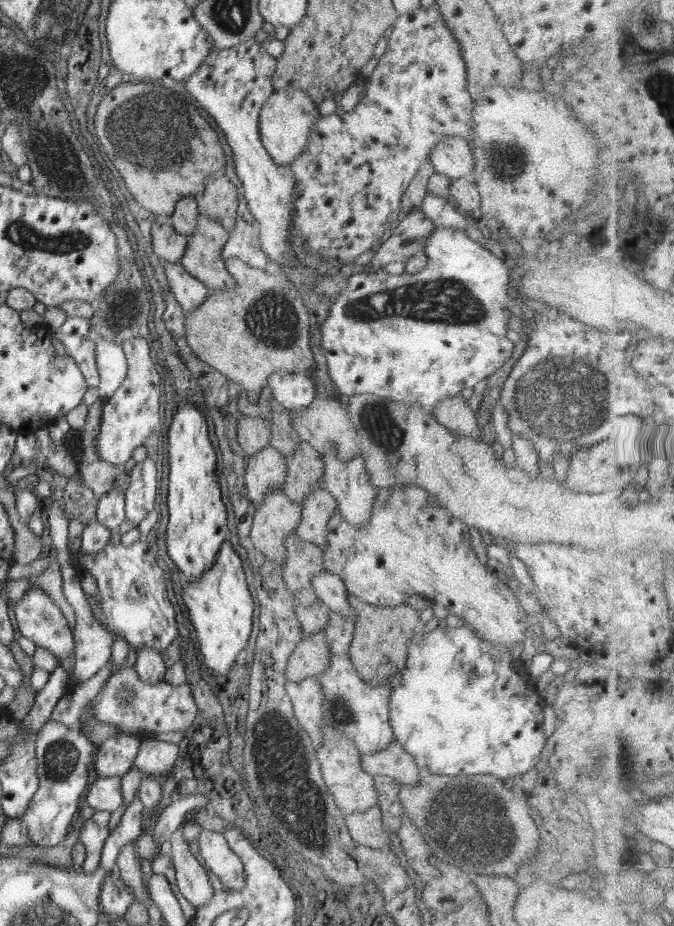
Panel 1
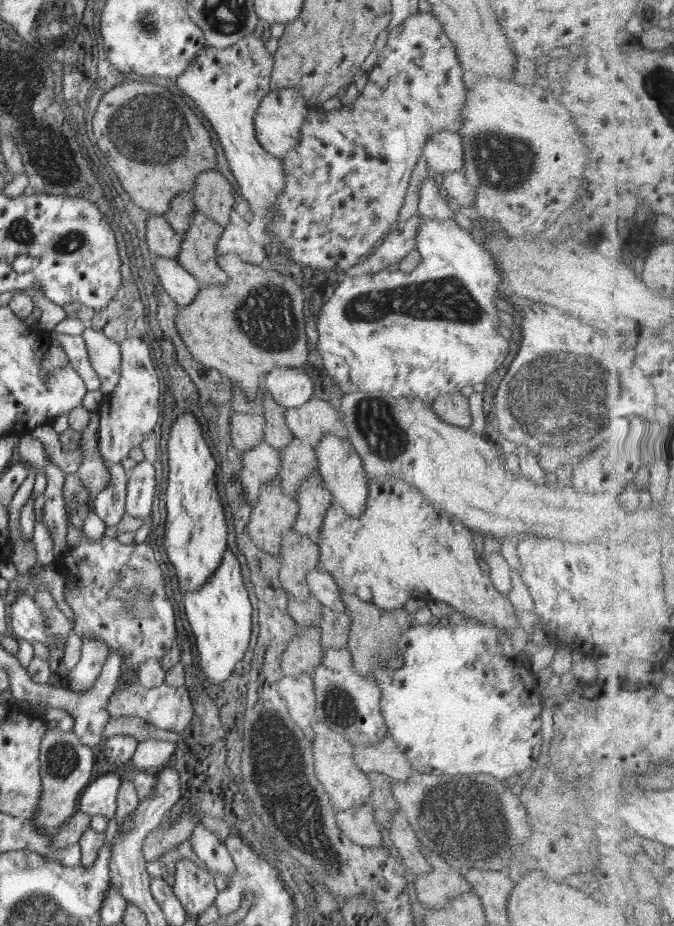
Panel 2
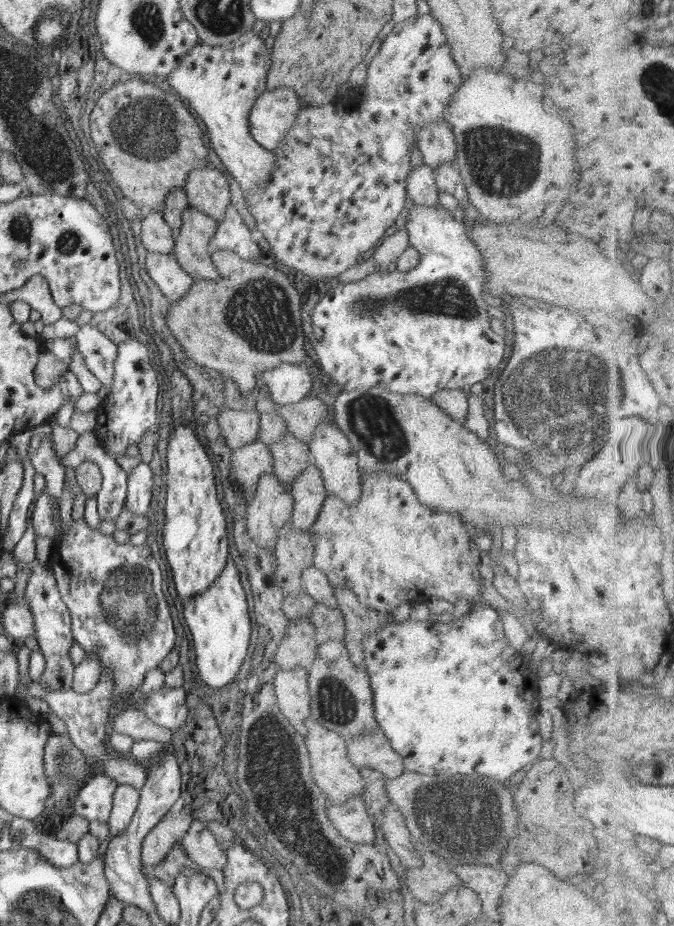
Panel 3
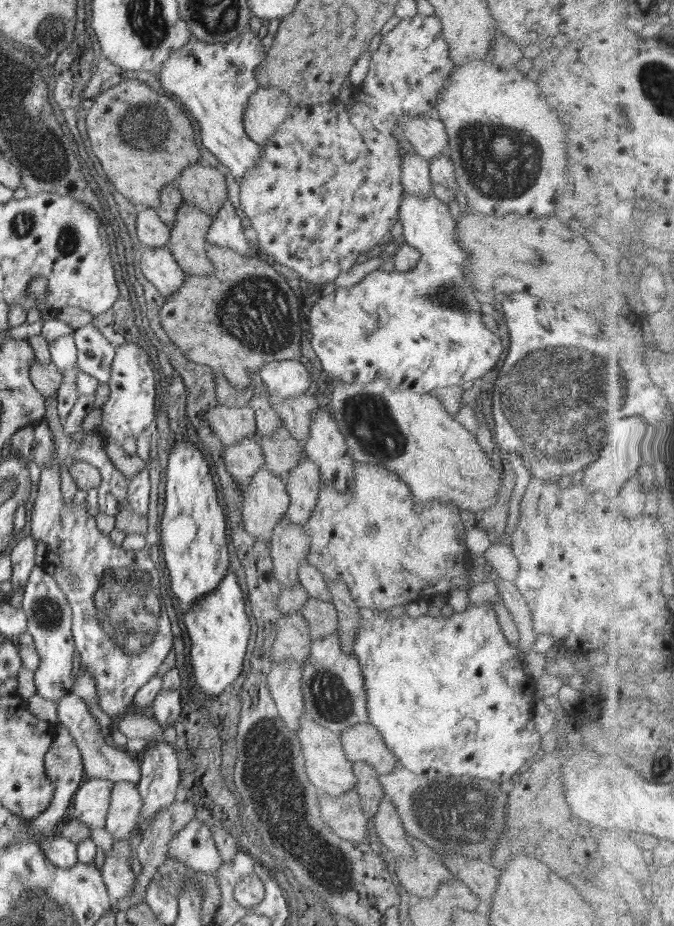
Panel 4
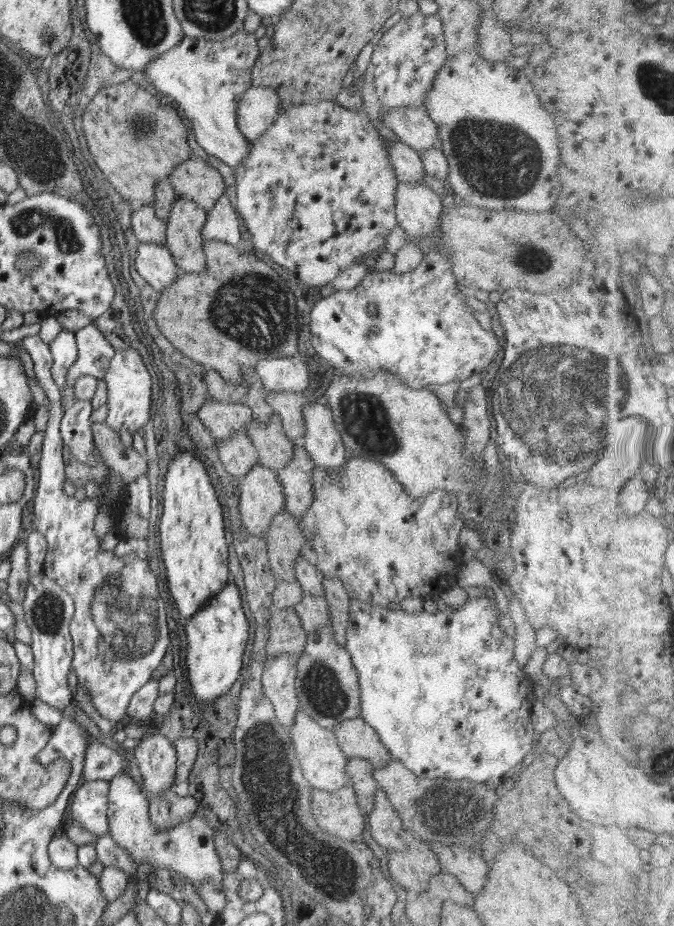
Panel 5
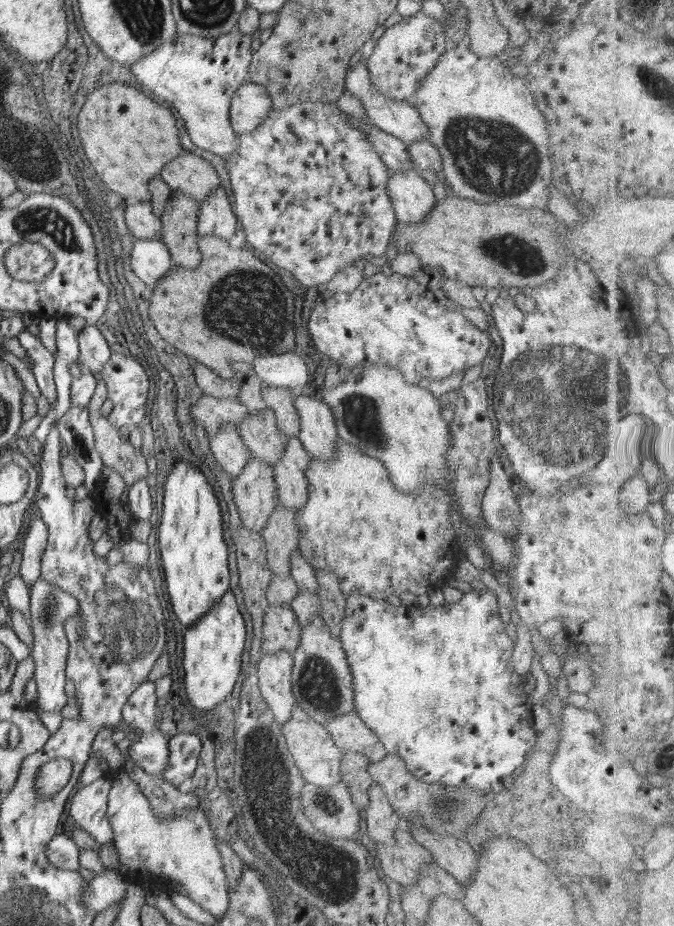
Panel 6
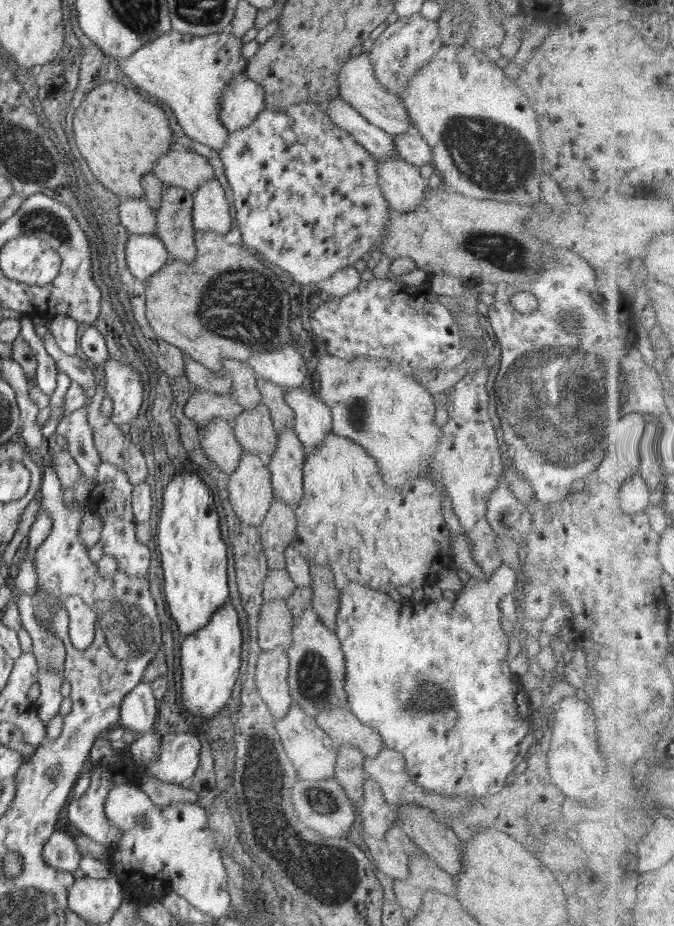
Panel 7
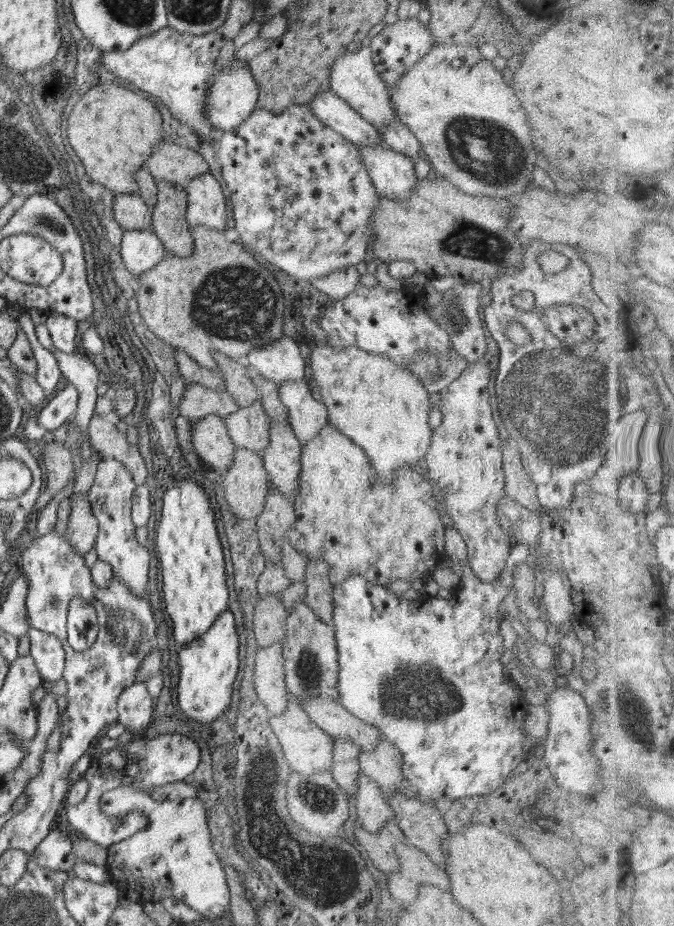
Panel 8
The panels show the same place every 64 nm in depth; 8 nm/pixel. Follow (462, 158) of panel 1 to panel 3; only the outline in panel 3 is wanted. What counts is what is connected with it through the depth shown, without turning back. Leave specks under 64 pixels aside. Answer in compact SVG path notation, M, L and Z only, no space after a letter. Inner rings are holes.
M432 123L421 126L415 137L417 138L415 146L422 154L423 164L434 169L441 164L454 163L457 144L448 124Z

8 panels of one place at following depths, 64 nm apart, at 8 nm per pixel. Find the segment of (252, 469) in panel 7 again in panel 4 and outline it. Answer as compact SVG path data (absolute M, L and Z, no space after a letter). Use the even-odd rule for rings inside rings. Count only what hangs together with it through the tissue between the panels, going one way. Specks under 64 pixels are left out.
M263 467L251 478L251 482L243 485L243 489L242 520L245 530L269 544L275 526L287 514L291 501L287 485L281 476Z

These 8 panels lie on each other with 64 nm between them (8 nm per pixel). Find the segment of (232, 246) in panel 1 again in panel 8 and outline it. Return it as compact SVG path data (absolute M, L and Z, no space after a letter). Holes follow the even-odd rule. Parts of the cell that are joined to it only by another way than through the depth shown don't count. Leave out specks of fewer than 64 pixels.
M203 172L183 186L187 192L187 221L190 226L206 226L223 232L226 226L226 199L218 180Z

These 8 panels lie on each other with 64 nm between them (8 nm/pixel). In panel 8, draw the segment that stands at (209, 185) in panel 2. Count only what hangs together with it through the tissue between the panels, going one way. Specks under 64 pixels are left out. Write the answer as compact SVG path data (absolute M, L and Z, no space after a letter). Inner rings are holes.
M165 137L163 141L155 148L155 151L150 155L146 161L144 168L150 171L150 174L156 180L164 180L170 183L177 183L180 186L185 186L195 176L203 172L209 172L209 164L204 157L188 147L180 146L173 143L172 140Z

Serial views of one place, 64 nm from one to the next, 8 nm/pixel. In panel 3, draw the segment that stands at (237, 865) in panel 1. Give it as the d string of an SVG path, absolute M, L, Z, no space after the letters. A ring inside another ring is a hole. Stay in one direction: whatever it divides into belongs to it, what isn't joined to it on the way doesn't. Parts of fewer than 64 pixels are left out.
M192 821L178 844L184 846L184 853L202 870L222 870L226 867L227 854L224 854L212 831L202 822Z

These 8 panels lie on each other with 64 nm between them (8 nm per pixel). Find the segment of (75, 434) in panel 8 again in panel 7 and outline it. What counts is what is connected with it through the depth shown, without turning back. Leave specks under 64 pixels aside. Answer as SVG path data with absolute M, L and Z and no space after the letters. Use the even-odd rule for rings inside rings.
M50 330L46 332L46 336L43 338L43 344L45 350L54 359L57 365L57 370L62 370L64 374L68 374L71 382L76 382L80 384L85 390L85 397L87 402L83 408L88 408L92 395L95 393L95 388L97 384L95 382L94 367L90 366L87 359L82 359L76 354L64 354L64 352L58 349Z

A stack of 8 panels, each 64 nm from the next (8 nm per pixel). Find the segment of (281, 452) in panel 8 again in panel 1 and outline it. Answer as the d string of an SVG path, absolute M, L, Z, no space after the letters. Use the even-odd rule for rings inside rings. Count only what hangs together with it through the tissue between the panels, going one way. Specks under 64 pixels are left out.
M324 487L306 494L302 502L301 523L296 535L304 542L311 542L321 549L326 548L327 524L337 511L337 500Z

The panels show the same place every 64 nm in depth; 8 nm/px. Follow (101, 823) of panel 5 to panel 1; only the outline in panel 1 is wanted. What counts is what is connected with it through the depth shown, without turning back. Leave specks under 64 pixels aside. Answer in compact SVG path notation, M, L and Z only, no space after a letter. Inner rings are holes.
M121 777L98 779L88 790L86 802L94 812L107 811L112 814L122 806L122 782Z

